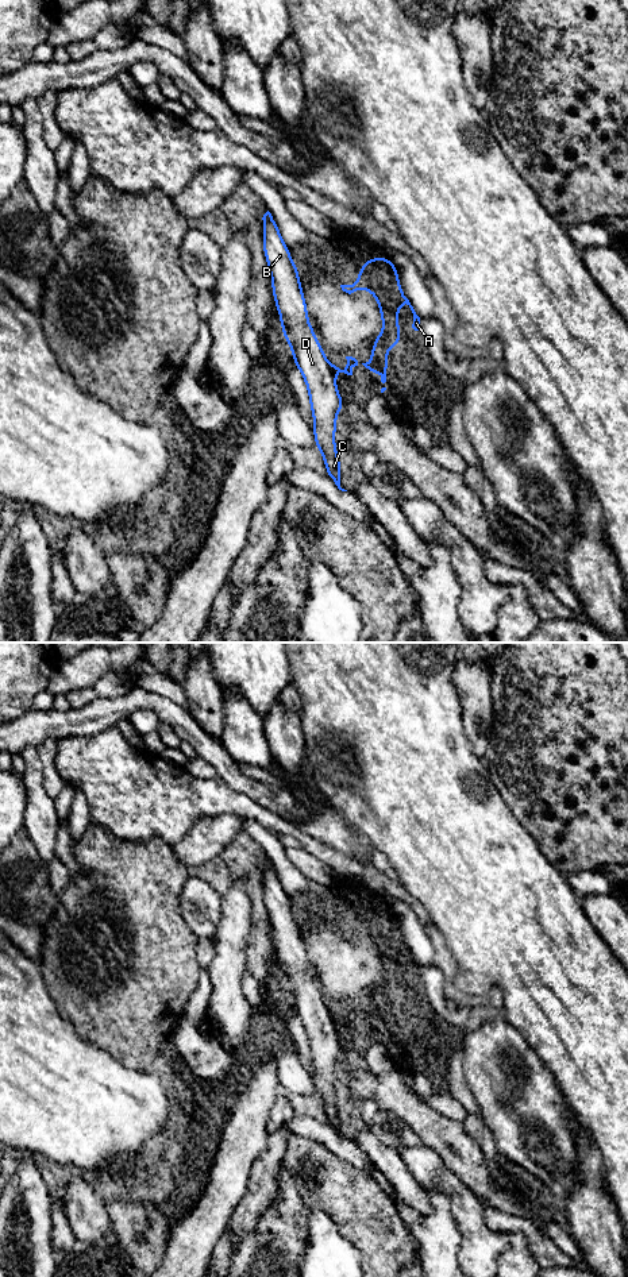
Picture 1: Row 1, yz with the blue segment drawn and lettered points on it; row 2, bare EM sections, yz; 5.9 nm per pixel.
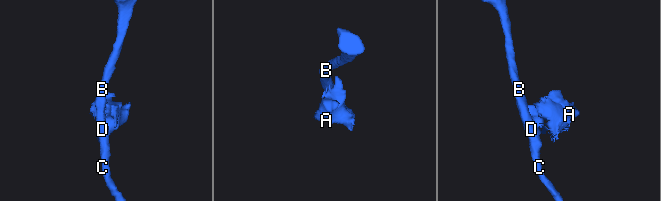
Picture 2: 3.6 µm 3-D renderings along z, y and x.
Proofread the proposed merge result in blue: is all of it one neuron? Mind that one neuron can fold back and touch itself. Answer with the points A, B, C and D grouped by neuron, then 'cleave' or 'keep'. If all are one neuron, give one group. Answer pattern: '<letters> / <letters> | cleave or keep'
A / B C D | cleave

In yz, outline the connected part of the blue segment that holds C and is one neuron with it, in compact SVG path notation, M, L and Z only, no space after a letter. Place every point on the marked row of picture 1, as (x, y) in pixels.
M269 211L263 215L262 220L263 252L271 277L274 302L277 305L285 340L292 348L294 364L303 374L308 389L309 404L313 416L315 444L323 456L327 475L335 482L339 490L347 491L340 487L342 466L335 444L336 418L339 410L344 408L344 404L339 394L331 364L327 362L325 352L323 351L319 339L315 336L313 328L308 320L308 310L301 289L301 281L297 273L297 265L290 259L290 248L285 246L281 232Z

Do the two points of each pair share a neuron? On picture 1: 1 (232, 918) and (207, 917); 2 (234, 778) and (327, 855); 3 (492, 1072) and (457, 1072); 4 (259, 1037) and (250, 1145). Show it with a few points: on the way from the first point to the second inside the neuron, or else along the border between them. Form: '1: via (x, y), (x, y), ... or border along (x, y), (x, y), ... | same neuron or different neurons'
1: border along (222, 897), (222, 917), (218, 924), (215, 942) | different neurons
2: border along (253, 799), (301, 826) | different neurons
3: border along (461, 1048), (466, 1083), (477, 1102) | different neurons
4: border along (270, 1056), (254, 1069), (246, 1071) | different neurons

